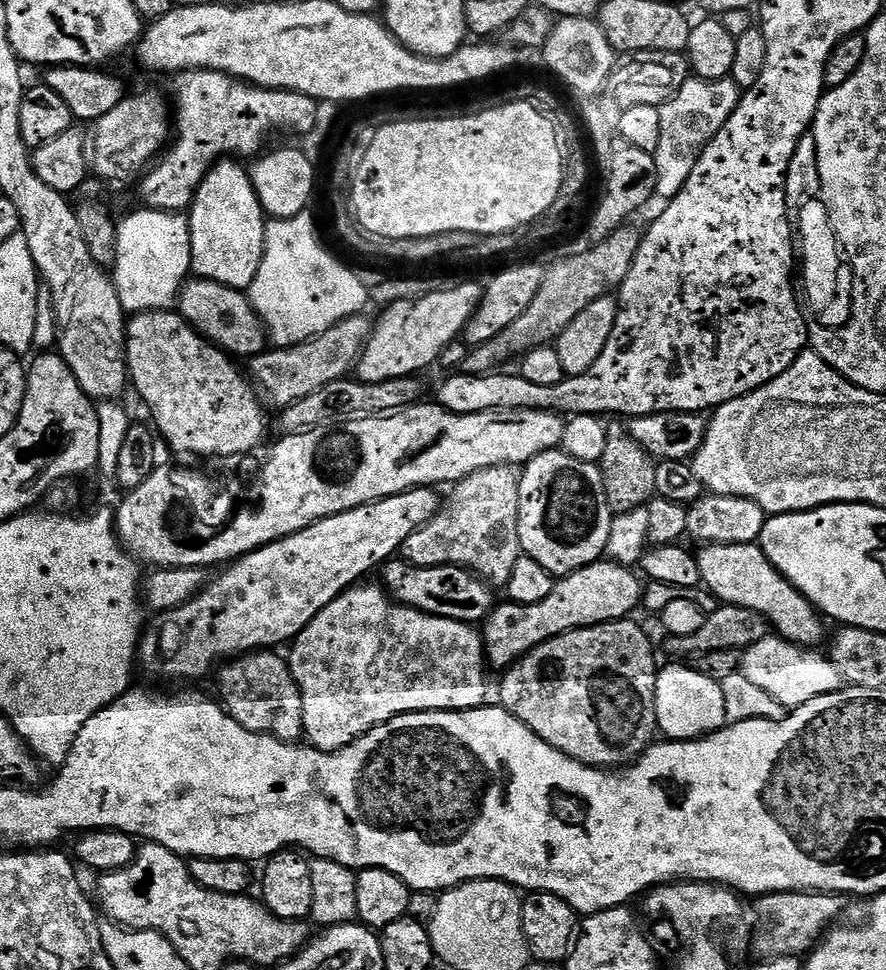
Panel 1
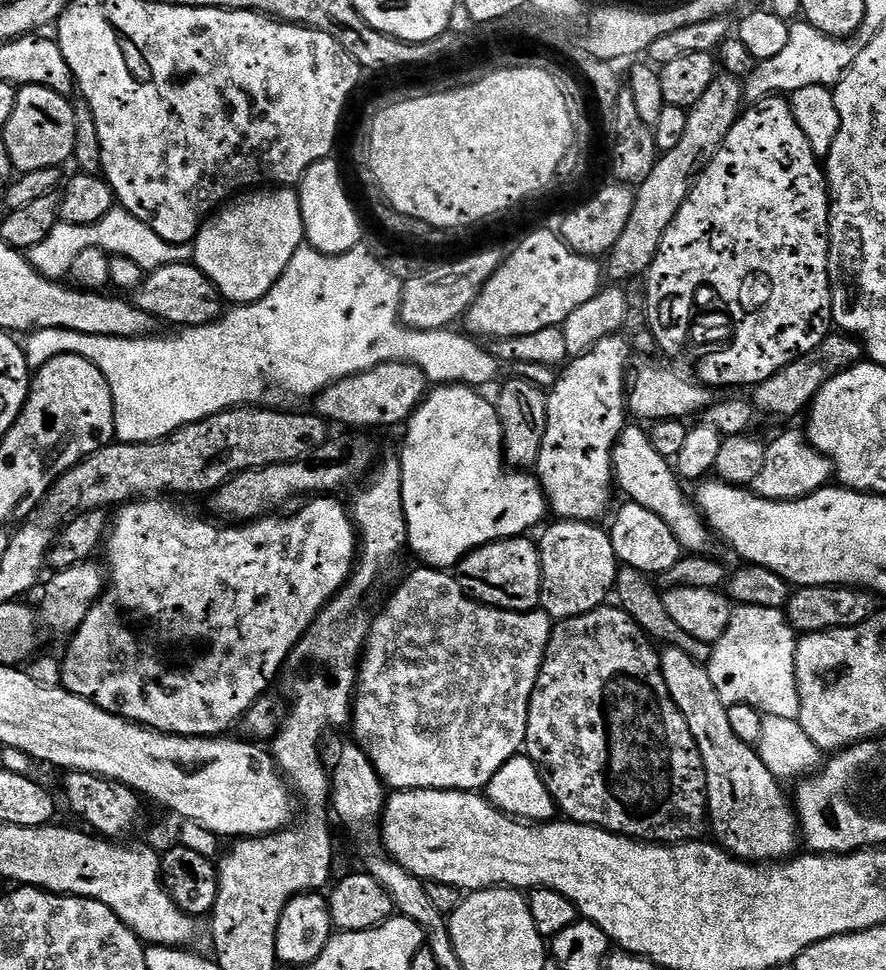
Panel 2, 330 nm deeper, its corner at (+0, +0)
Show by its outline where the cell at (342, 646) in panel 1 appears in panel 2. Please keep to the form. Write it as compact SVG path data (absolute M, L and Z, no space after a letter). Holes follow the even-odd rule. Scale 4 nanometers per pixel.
M420 566L420 567L417 567L417 569L418 569L418 570L417 570L417 572L412 572L412 573L410 573L410 574L409 574L409 576L408 576L408 577L406 577L406 578L405 578L405 580L404 580L404 581L402 581L402 582L401 582L401 584L400 584L400 589L398 589L398 590L397 590L397 592L396 592L396 593L394 593L394 594L393 594L393 596L392 596L392 597L390 597L390 598L389 598L389 600L388 600L388 605L386 605L386 606L385 606L385 608L384 608L384 609L382 609L382 610L381 610L381 612L380 612L380 613L378 613L378 614L377 614L377 616L376 616L376 613L375 613L375 616L374 616L374 619L373 619L373 620L372 620L372 629L370 629L370 631L369 631L369 632L368 632L368 641L367 641L367 642L366 642L366 646L365 646L365 647L364 647L364 655L363 655L363 656L361 656L361 657L360 657L360 667L359 667L359 669L358 669L358 671L357 671L357 674L356 674L356 691L355 691L355 693L354 693L354 699L353 699L353 702L352 702L352 718L351 718L351 721L350 721L350 732L353 732L353 734L354 734L354 735L356 735L356 737L354 737L354 740L355 740L355 743L356 743L356 744L358 744L358 745L359 745L359 748L360 748L360 749L361 749L361 750L362 750L362 751L364 751L364 752L365 752L365 754L366 754L366 755L367 755L367 756L368 756L368 758L369 758L369 761L370 761L370 762L371 762L371 763L372 763L372 764L373 764L373 768L374 768L374 770L375 770L375 771L376 771L376 772L377 772L377 774L378 774L378 775L379 775L379 776L380 776L380 779L382 779L382 781L383 781L383 783L384 783L384 784L385 784L385 785L387 785L387 787L388 787L388 788L389 788L389 789L392 789L392 790L411 790L411 789L413 789L413 788L437 788L437 789L438 789L438 790L442 790L442 791L443 791L443 792L451 792L451 791L454 791L454 792L480 792L480 791L481 791L481 790L484 790L484 789L487 789L487 787L488 787L488 784L489 784L489 782L491 782L491 780L492 780L492 779L493 779L493 778L494 778L494 774L498 774L498 770L502 770L502 766L506 766L506 762L510 762L510 761L511 761L511 760L512 760L512 759L513 759L513 758L514 758L514 757L516 757L516 756L517 756L517 755L518 755L518 753L519 753L519 752L520 752L520 751L521 751L521 749L523 749L523 747L524 747L524 739L525 739L525 738L526 738L526 722L527 722L527 721L528 721L528 711L529 711L529 710L530 710L530 698L531 698L531 697L532 697L532 695L533 695L533 694L534 694L534 686L535 686L535 685L536 685L536 683L537 683L537 682L538 682L538 674L539 674L539 673L540 673L540 671L541 671L541 670L542 670L542 662L543 662L543 661L544 661L544 655L545 655L545 654L546 654L546 650L547 650L547 649L548 649L548 643L549 643L549 642L550 642L550 634L551 634L551 633L552 633L552 625L553 625L553 623L554 623L554 621L553 621L553 619L552 619L552 617L550 617L550 616L548 616L548 615L546 615L546 614L545 614L545 612L543 612L543 611L542 611L542 610L537 610L537 611L535 611L535 612L504 612L504 611L503 611L503 610L502 610L502 609L500 609L500 608L490 608L490 607L488 607L488 605L486 605L486 604L478 604L478 603L476 603L476 601L474 601L474 600L472 600L472 599L470 599L470 597L468 597L468 596L467 596L467 595L466 595L466 594L465 594L465 592L464 592L464 591L462 591L462 590L461 590L461 588L460 588L460 583L459 583L459 582L458 582L458 581L457 581L457 580L455 580L455 578L453 578L453 577L452 577L452 576L451 576L451 575L449 575L449 573L448 573L448 572L447 572L447 571L444 571L444 570L435 570L435 569L432 569L432 568L430 568L430 567L427 567L427 566Z

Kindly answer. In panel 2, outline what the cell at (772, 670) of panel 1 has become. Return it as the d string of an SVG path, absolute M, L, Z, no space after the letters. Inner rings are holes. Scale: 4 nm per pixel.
M736 606L727 630L712 645L712 656L706 665L710 682L718 690L725 706L747 704L749 709L764 716L786 718L799 721L800 699L796 693L796 641L798 633L788 622L788 617L781 610L766 610L762 606Z

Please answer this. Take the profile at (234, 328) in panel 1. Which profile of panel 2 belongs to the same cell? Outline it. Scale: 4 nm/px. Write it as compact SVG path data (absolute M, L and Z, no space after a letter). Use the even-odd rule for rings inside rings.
M181 262L167 264L149 271L139 288L134 292L134 303L155 316L157 321L168 324L180 324L184 328L197 328L203 324L212 324L219 320L226 304L220 291L206 278L206 274L195 263ZM136 296L136 297L135 297Z

